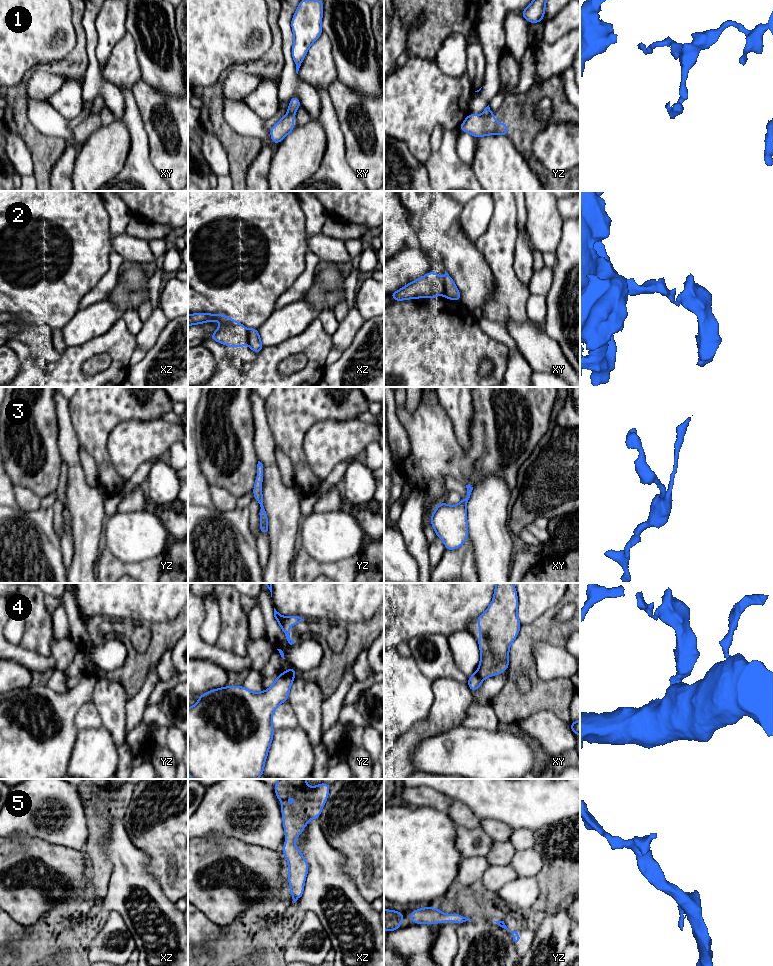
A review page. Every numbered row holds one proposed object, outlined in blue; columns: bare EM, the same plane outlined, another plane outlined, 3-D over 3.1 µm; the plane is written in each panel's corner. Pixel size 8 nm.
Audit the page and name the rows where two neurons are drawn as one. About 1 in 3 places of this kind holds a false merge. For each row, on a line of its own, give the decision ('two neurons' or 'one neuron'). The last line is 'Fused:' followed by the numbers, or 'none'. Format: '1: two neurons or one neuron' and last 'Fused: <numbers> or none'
1: two neurons
2: two neurons
3: one neuron
4: two neurons
5: one neuron
Fused: 1, 2, 4

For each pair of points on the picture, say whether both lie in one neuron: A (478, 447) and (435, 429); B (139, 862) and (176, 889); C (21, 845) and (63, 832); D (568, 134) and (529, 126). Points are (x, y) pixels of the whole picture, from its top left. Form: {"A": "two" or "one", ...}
{"A": "one", "B": "two", "C": "two", "D": "two"}

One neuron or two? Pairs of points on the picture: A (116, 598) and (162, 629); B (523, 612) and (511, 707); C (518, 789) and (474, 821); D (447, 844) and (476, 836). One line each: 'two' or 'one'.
A: two
B: two
C: two
D: two

